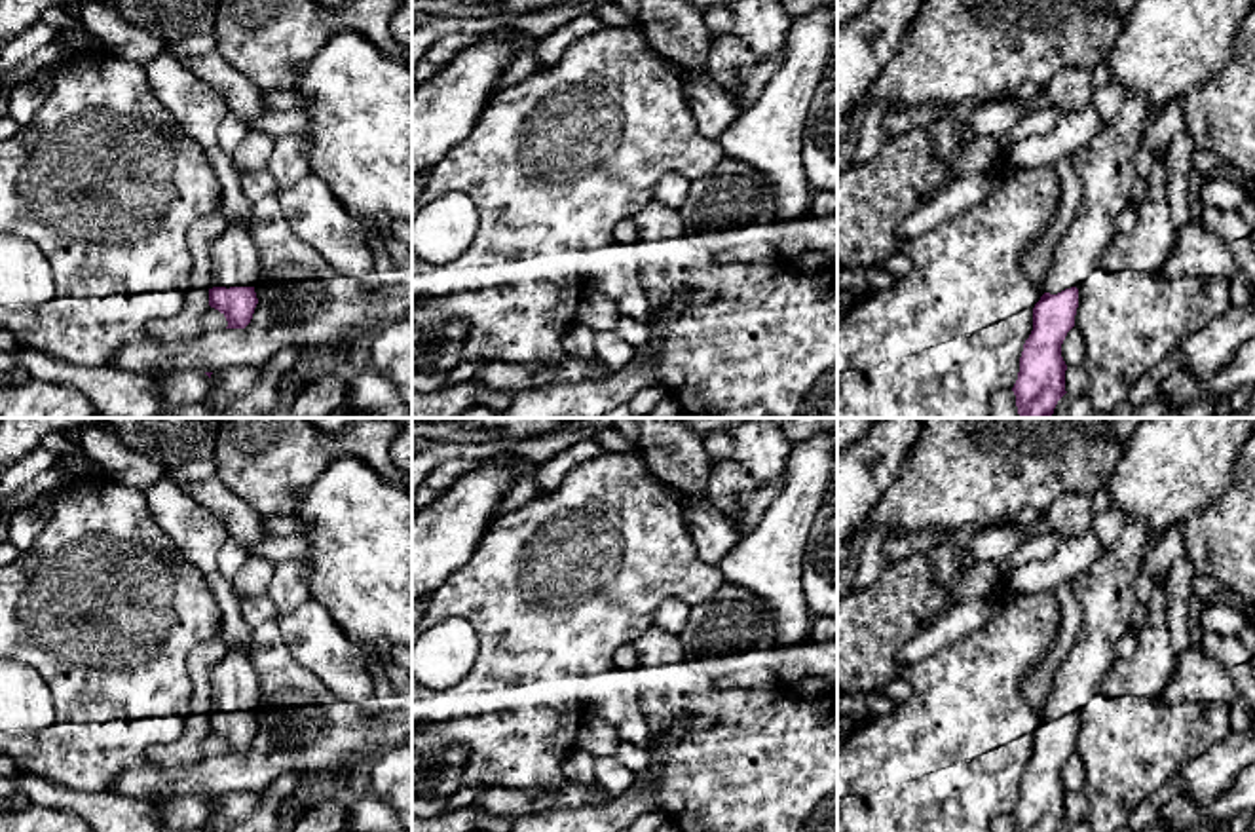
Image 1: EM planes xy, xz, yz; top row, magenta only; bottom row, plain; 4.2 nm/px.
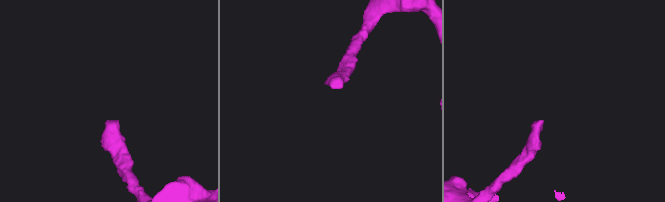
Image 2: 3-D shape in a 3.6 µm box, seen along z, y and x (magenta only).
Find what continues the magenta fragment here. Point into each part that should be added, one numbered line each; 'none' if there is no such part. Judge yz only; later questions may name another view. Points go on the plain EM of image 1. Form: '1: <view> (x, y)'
1: yz (1105, 589)

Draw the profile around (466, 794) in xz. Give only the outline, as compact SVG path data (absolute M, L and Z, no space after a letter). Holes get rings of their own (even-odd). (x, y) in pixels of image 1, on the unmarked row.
M486 785L461 786L458 792L448 796L452 809L477 804L477 800L486 788Z

